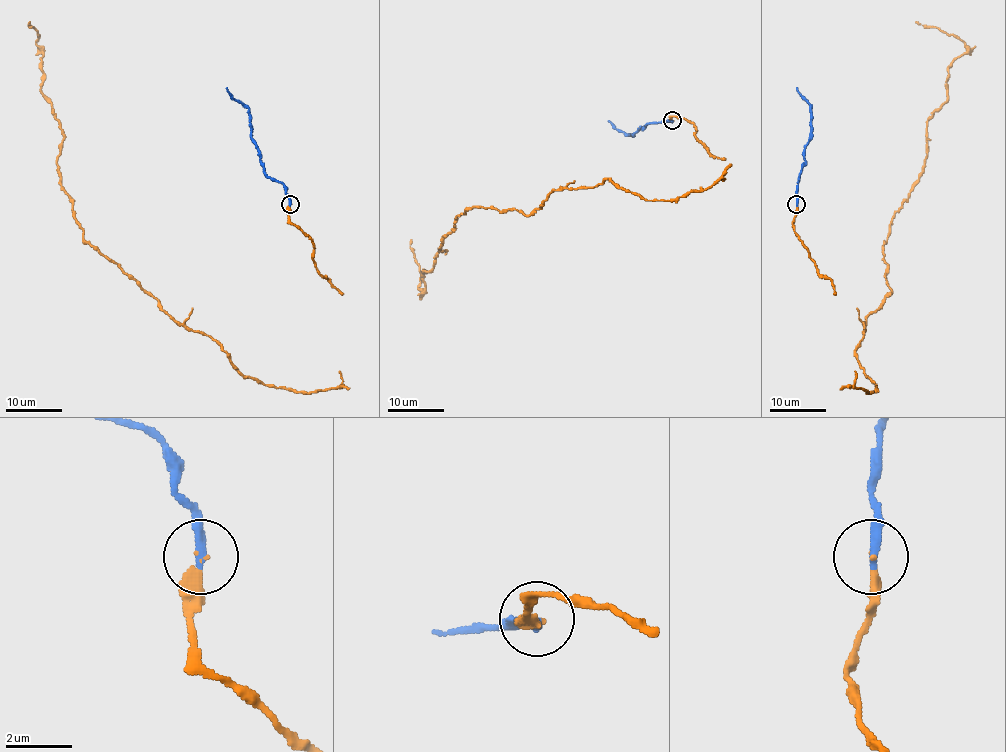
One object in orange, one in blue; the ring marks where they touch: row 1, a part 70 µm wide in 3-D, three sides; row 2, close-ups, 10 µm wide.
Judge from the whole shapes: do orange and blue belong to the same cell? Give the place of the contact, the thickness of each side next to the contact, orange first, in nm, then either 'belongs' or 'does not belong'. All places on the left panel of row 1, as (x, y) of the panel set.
at (290, 204); 320 nm thick on the orange side, 300 nm on the other; belongs

